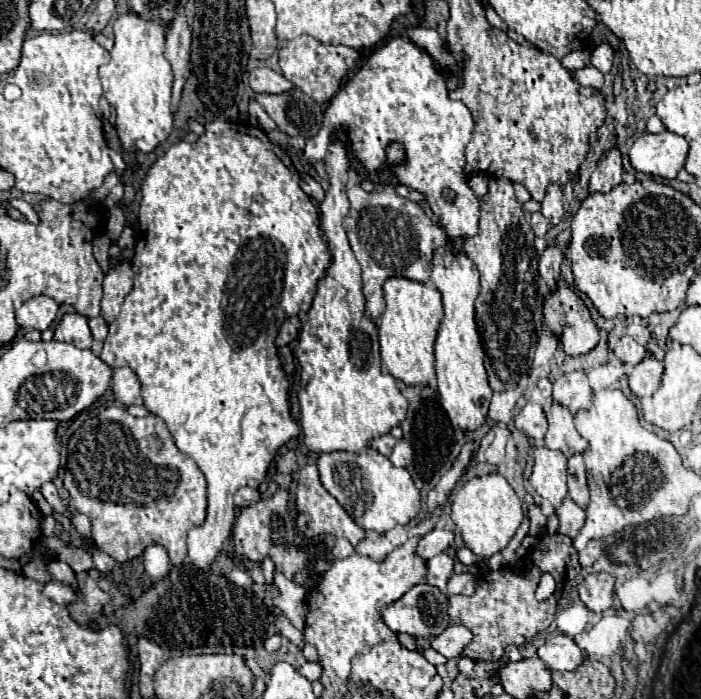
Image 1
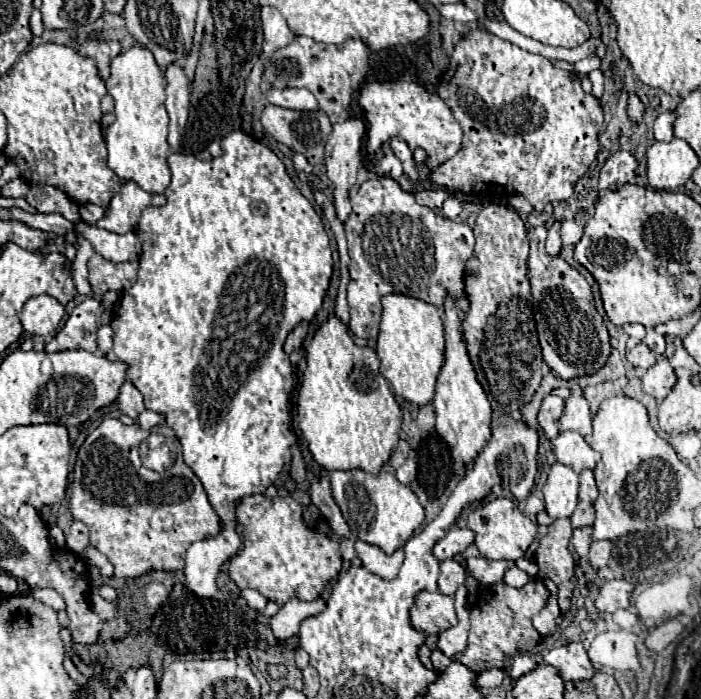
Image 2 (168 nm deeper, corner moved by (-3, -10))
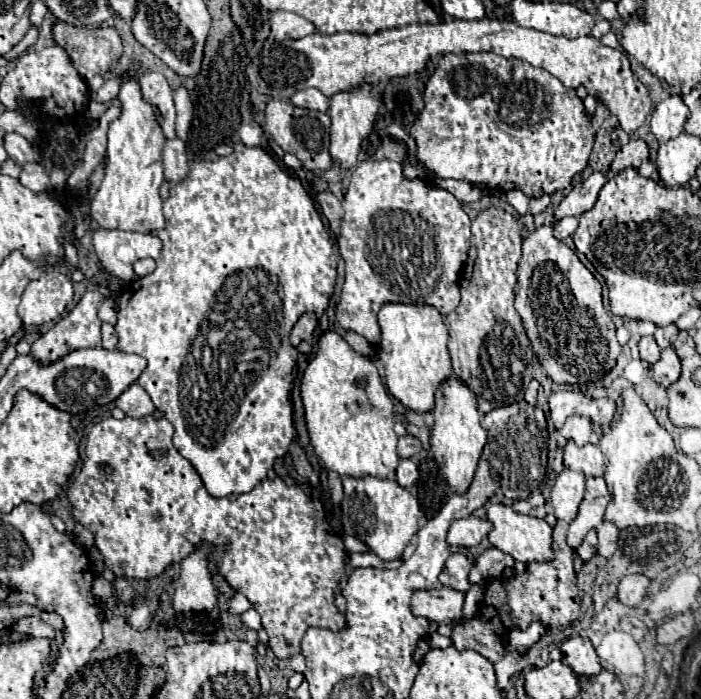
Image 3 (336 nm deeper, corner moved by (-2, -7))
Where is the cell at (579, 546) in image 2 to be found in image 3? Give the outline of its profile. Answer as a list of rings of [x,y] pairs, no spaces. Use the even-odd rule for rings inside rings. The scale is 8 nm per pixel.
[[[592,529],[592,531],[586,535],[586,539],[582,541],[582,545],[578,547],[580,559],[582,559],[582,561],[588,561],[588,559],[596,553],[596,545],[598,545],[598,539],[596,539],[596,531]]]

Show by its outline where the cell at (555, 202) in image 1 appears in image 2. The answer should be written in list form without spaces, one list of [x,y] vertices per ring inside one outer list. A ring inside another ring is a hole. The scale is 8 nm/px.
[[[561,220],[561,240],[563,244],[577,244],[583,236],[583,230],[569,220]]]

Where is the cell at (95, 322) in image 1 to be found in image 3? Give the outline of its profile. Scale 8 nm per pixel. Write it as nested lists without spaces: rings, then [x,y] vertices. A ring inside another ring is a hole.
[[[102,323],[102,347],[104,349],[116,349],[118,335],[116,329],[110,323]]]

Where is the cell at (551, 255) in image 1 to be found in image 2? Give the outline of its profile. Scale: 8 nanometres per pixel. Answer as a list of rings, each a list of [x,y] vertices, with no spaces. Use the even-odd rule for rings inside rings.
[[[553,222],[549,228],[549,236],[547,236],[547,254],[549,256],[559,256],[561,252],[561,238],[559,238],[559,222]]]

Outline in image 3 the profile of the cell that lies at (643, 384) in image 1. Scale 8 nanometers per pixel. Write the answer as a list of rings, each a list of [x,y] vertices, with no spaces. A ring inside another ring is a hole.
[[[674,347],[664,349],[660,361],[652,365],[652,377],[654,377],[654,381],[658,381],[664,387],[672,385],[680,377],[680,371],[682,371],[682,365],[680,365],[680,357],[678,357]]]

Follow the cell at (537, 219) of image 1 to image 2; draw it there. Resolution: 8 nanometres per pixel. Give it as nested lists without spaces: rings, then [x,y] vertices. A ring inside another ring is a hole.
[[[537,226],[529,232],[531,252],[529,252],[529,282],[533,290],[533,314],[539,332],[539,344],[543,350],[543,360],[557,374],[557,378],[571,380],[583,374],[597,372],[607,356],[611,354],[609,334],[603,318],[593,306],[593,296],[587,280],[563,258],[551,258],[545,252],[545,226]]]

